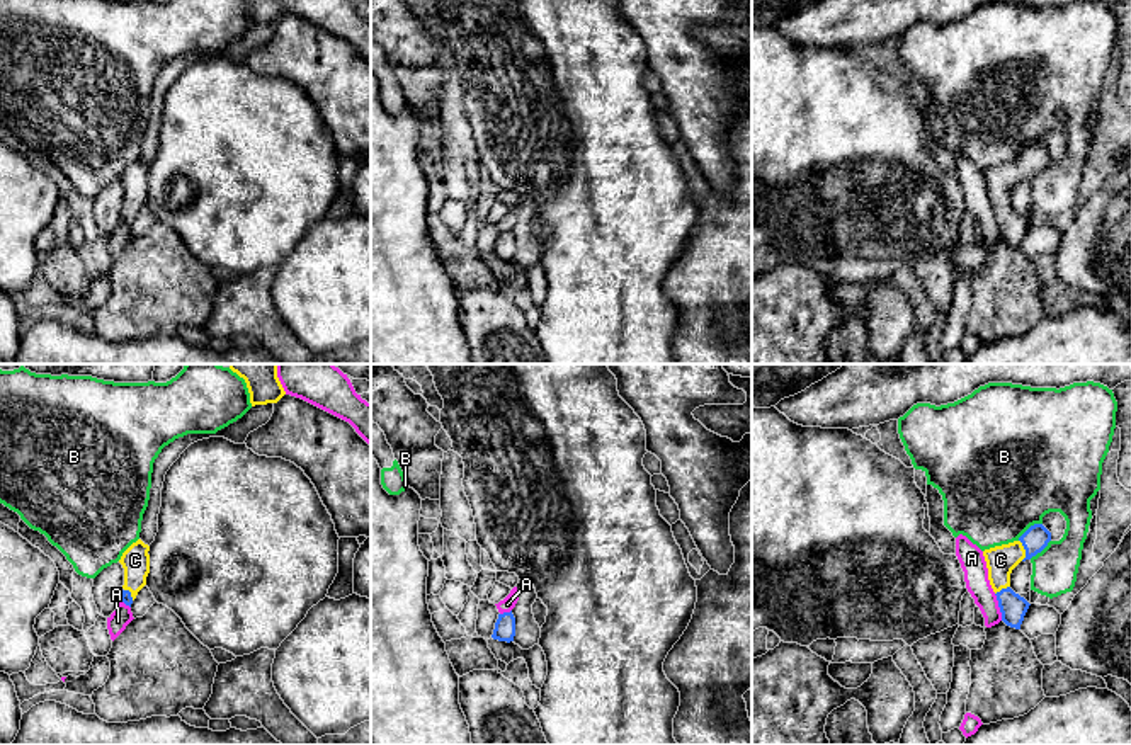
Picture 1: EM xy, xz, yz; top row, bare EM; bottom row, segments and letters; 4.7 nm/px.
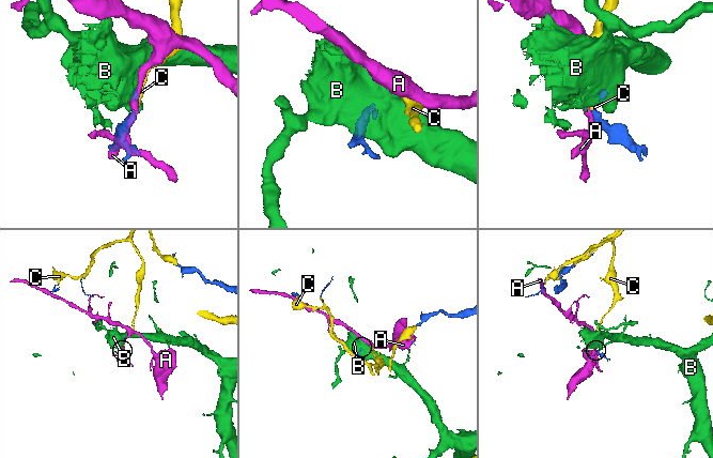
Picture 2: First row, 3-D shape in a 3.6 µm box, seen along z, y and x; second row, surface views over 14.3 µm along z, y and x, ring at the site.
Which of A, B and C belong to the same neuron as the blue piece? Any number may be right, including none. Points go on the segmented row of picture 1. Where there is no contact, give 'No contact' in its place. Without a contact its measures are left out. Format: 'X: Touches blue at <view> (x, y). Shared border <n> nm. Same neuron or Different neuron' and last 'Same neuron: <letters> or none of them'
A: Touches blue at yz (999, 606). Shared border 130 nm. Different neuron
B: Touches blue at yz (1029, 528). Shared border 150 nm. Different neuron
C: Touches blue at yz (1024, 548). Shared border 110 nm. Same neuron
Same neuron: C

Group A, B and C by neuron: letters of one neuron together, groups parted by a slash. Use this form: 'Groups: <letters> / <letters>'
Groups: A / B / C

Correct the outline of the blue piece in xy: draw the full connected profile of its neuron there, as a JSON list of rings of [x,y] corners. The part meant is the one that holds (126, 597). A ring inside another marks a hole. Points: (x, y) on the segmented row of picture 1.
[[[141,539],[133,543],[121,556],[119,563],[124,568],[124,585],[121,600],[131,607],[138,592],[146,585],[150,573],[150,546]]]

